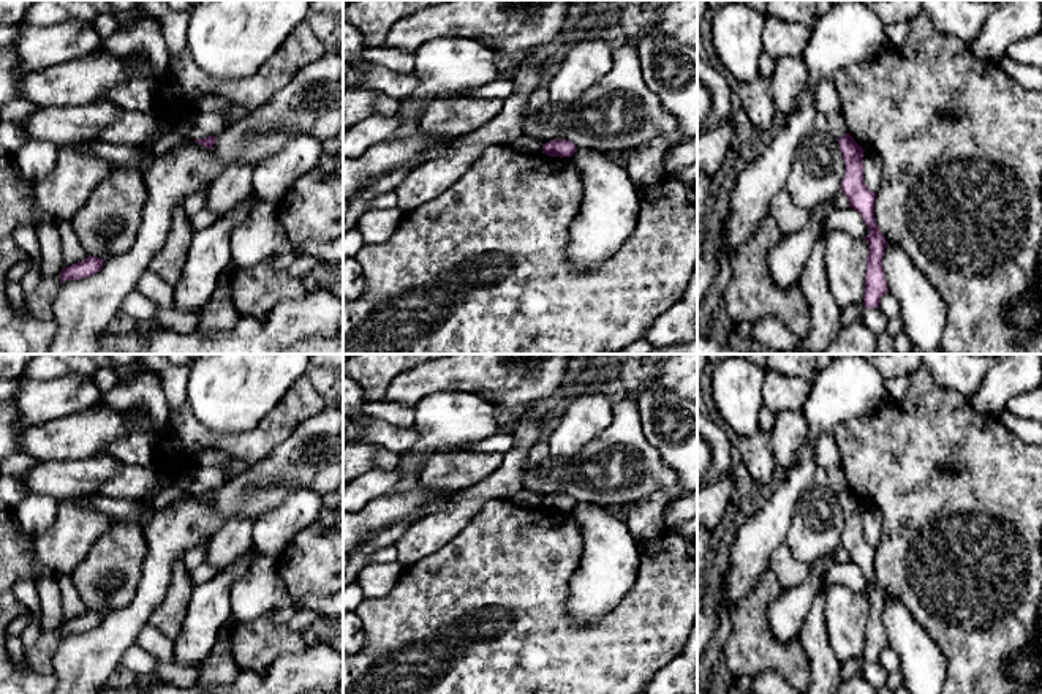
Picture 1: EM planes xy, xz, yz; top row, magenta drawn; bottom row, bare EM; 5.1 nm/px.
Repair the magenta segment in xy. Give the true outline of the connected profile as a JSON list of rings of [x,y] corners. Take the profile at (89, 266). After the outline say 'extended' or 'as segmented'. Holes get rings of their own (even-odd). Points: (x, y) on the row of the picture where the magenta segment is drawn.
[[[89,256],[82,261],[77,261],[65,269],[62,269],[62,272],[59,273],[60,283],[66,281],[66,280],[81,280],[81,278],[87,278],[90,275],[95,275],[96,272],[101,270],[104,259],[95,258],[95,256]]] | as segmented

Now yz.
[[[846,133],[838,141],[844,160],[844,179],[841,182],[841,193],[849,199],[849,207],[857,210],[866,228],[865,237],[868,243],[866,273],[865,273],[865,308],[878,308],[881,297],[889,292],[887,281],[882,270],[882,255],[885,239],[879,231],[874,218],[876,193],[873,193],[863,180],[863,149]]] | as segmented

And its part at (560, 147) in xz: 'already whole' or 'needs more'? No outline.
already whole

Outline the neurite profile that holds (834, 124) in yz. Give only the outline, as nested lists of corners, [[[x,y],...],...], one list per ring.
[[[841,112],[816,114],[814,130],[829,133],[835,139],[848,133],[846,120]]]

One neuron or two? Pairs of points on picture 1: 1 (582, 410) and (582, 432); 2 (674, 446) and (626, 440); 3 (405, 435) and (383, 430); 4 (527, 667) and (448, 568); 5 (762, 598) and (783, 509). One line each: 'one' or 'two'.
1: one
2: two
3: one
4: one
5: two

